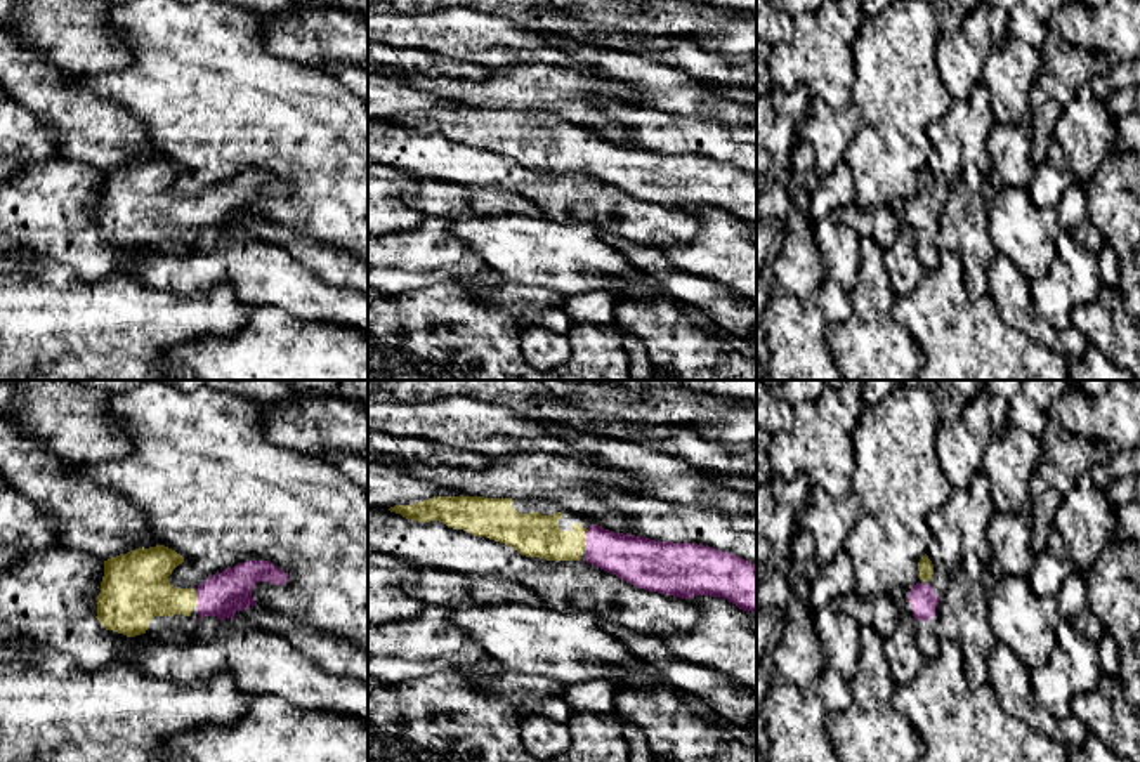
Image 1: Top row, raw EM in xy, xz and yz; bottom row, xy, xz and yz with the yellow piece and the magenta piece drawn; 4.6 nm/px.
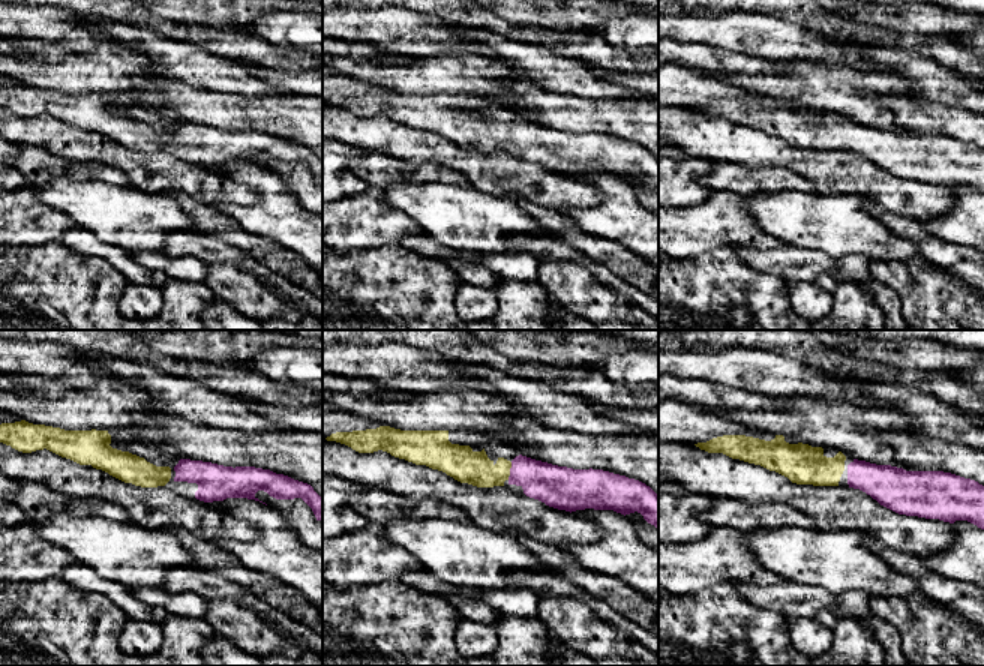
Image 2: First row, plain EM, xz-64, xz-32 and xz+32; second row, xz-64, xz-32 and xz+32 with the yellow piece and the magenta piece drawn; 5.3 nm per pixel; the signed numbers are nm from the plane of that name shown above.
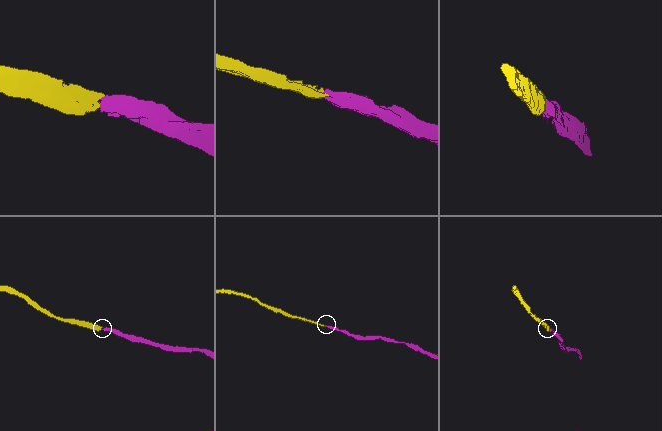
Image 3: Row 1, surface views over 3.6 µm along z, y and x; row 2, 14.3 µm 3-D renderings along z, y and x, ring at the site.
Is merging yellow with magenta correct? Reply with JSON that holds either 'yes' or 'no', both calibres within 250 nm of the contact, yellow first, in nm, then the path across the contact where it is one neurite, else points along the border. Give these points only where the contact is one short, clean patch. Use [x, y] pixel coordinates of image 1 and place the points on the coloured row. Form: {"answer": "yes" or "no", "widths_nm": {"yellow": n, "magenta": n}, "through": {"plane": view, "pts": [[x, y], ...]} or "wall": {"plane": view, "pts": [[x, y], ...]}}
{"answer": "yes", "widths_nm": {"yellow": 200, "magenta": 220}, "through": {"plane": "xz", "pts": [[533, 535], [545, 540], [585, 540], [635, 559]]}}

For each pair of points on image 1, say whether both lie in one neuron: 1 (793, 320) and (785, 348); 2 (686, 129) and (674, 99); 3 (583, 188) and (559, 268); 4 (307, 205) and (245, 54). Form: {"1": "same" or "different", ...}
{"1": "same", "2": "different", "3": "different", "4": "same"}

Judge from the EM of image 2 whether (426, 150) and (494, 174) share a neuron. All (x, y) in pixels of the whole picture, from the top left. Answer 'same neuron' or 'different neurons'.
same neuron

